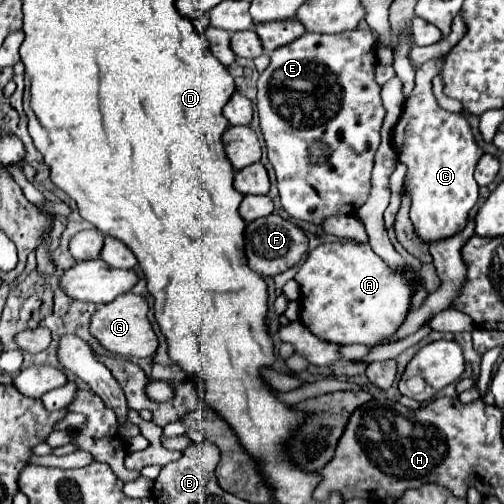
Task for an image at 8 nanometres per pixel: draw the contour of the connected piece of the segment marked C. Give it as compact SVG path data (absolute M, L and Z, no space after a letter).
M444 55L416 69L416 85L404 103L404 111L392 131L392 145L398 159L406 165L404 189L410 195L410 219L422 241L432 243L456 235L464 229L470 209L478 201L478 183L474 181L476 161L482 149L474 141L470 123L462 113L450 113L438 107L432 93L432 77L440 73Z

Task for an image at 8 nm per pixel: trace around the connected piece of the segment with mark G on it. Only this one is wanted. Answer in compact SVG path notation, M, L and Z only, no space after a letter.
M126 293L116 297L112 303L100 305L100 311L92 315L90 329L92 335L110 351L120 357L150 357L158 349L158 337L152 331L152 325L148 321L148 303L144 297Z

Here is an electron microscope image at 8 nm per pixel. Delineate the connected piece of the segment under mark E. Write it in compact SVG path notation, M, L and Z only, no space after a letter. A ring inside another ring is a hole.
M368 29L344 31L338 35L304 33L290 45L282 45L270 53L270 65L256 83L256 111L268 147L268 159L276 171L280 203L290 217L320 225L324 217L336 213L354 215L356 209L368 199L374 153L380 145L380 127L386 115L380 85L374 81L374 69L376 37ZM314 141L328 143L328 159L312 163L310 143Z

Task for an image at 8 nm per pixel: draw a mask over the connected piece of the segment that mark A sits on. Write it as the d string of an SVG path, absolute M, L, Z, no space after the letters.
M348 239L312 249L294 279L300 285L300 321L312 335L336 345L360 343L366 347L392 341L408 315L414 287L420 283L414 267L392 271L368 243Z

